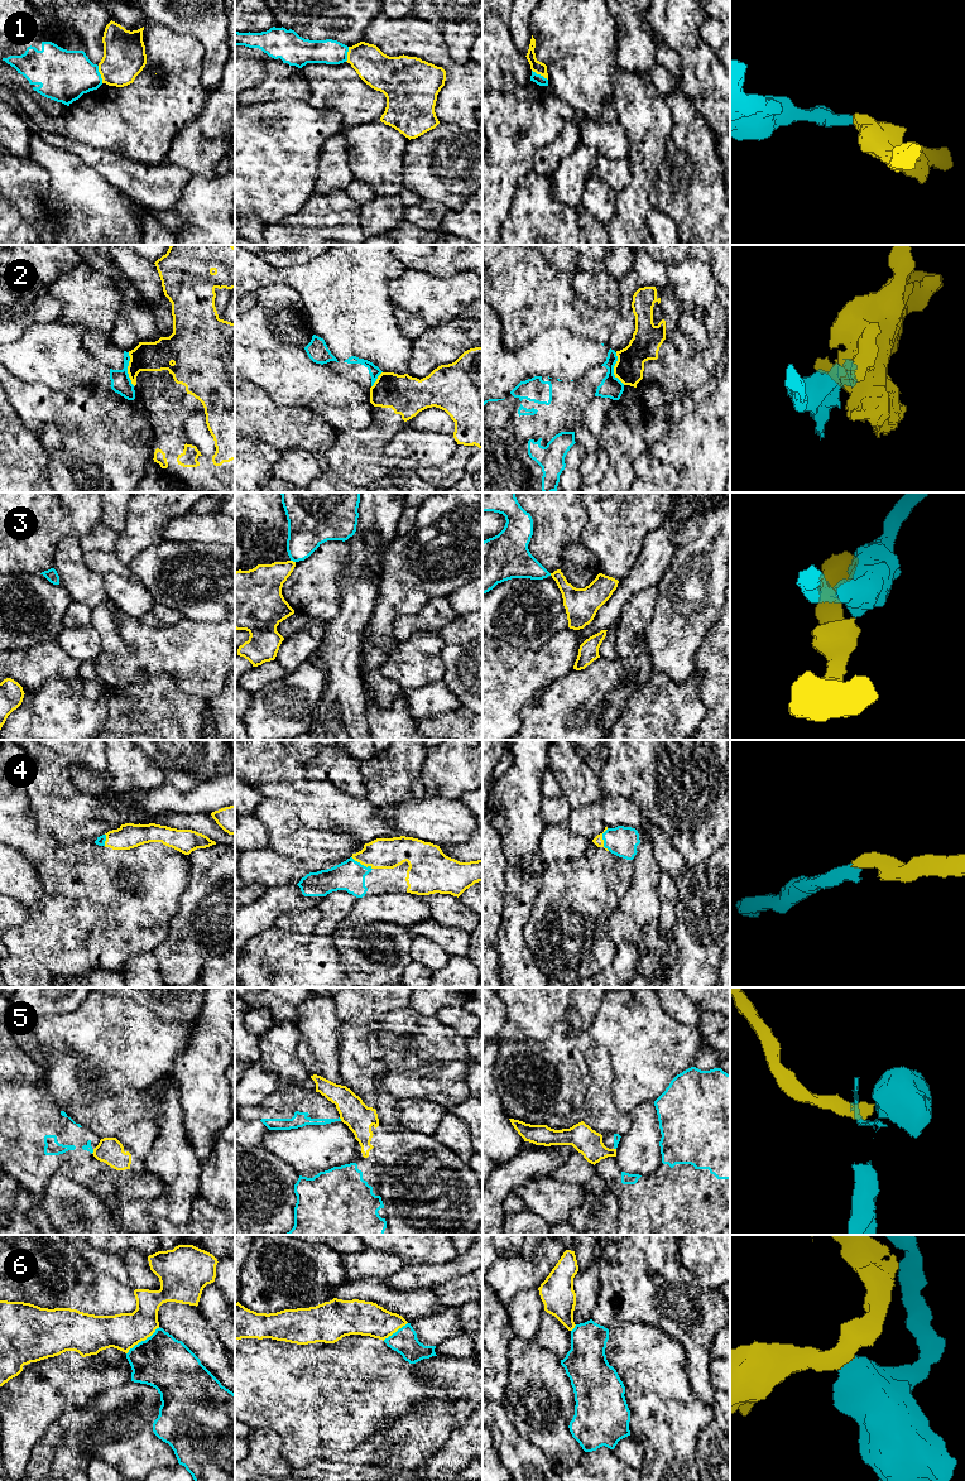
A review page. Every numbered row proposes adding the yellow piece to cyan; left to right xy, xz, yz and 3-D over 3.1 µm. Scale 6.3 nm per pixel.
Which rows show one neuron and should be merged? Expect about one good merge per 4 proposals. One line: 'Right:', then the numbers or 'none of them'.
Right: 4

